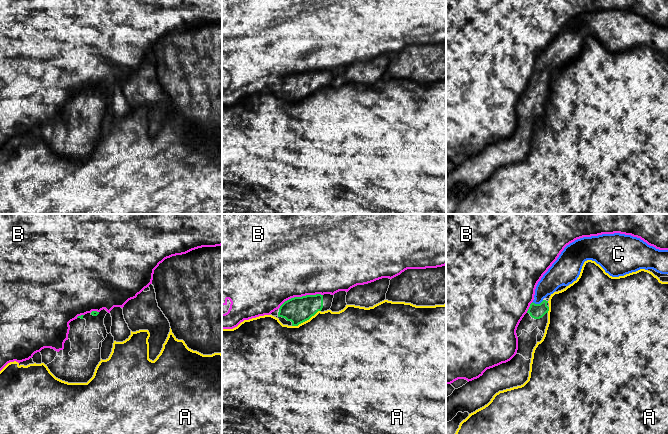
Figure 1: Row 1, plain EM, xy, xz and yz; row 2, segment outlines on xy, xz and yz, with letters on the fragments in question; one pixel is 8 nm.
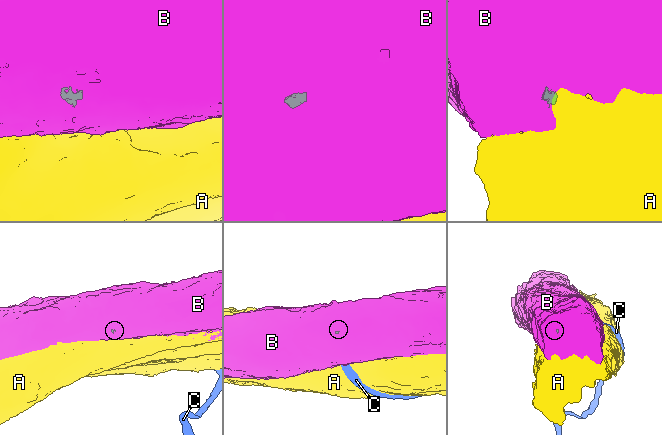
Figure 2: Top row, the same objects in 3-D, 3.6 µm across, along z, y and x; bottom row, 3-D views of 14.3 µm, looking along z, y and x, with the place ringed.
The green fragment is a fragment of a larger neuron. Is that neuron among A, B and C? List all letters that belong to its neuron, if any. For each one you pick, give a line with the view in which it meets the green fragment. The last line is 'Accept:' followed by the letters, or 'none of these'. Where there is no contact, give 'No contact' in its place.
C: Touches green in yz
Accept: C

